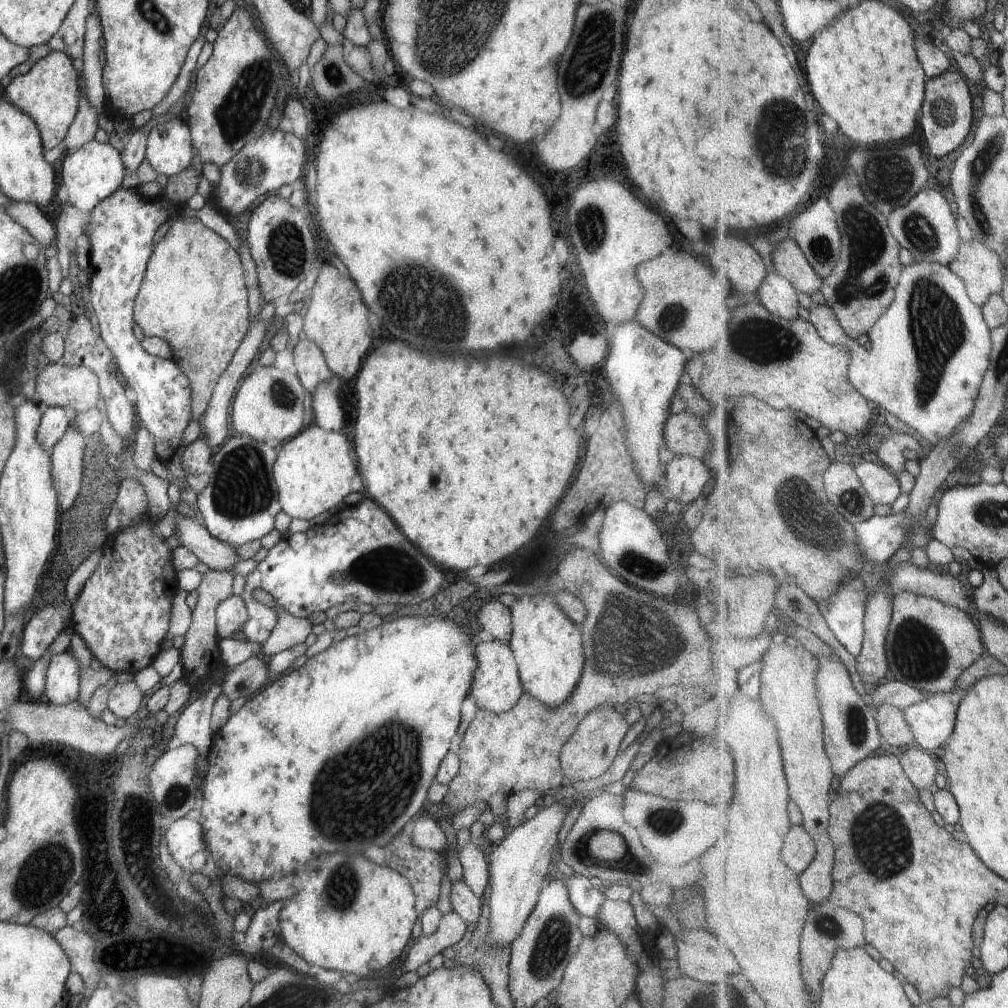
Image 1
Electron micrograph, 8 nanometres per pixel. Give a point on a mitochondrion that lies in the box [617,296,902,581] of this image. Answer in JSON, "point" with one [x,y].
{"point":[802,511]}

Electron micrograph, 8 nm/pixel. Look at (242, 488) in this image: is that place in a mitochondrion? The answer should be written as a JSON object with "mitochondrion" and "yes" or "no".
{"mitochondrion":"yes"}

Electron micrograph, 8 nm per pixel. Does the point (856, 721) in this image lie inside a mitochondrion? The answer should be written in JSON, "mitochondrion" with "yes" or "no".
{"mitochondrion":"yes"}

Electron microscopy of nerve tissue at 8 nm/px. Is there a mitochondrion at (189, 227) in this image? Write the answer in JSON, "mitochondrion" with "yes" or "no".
{"mitochondrion":"no"}

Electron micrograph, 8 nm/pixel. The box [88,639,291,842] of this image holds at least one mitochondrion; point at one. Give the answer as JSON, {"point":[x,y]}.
{"point":[177,796]}

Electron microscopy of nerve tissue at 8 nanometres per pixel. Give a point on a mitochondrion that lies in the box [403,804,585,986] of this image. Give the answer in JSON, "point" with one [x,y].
{"point":[553,945]}

